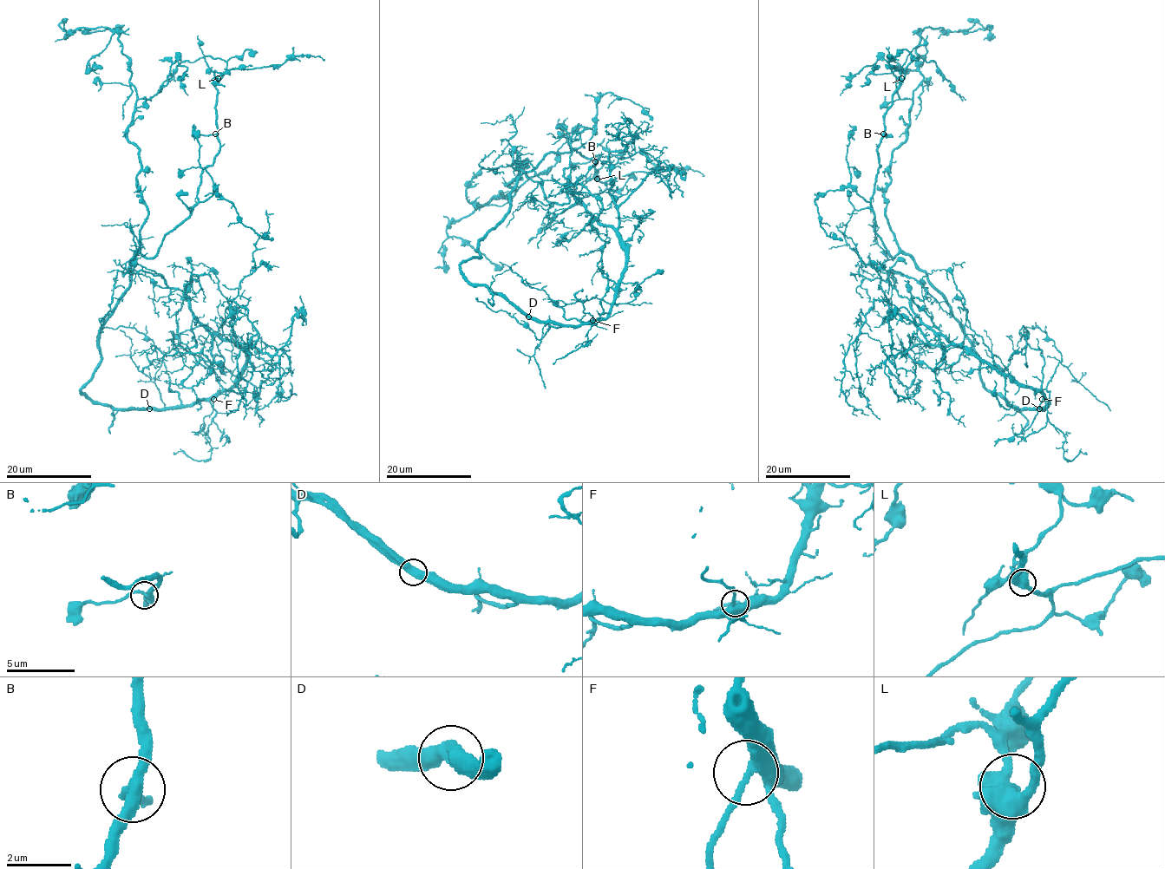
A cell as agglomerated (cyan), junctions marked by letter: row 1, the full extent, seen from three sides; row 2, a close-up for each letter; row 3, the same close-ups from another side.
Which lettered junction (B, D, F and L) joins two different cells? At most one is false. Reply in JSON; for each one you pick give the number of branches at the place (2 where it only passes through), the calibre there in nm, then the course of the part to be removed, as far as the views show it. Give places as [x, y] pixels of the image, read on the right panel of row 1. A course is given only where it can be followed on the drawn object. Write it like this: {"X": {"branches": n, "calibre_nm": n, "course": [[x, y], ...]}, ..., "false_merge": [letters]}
{"false_merge": []}

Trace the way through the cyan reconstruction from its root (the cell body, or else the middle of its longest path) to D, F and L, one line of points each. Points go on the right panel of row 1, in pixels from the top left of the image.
D: (985, 388), (996, 392), (1014, 408), (1039, 408)
F: (985, 388), (996, 392), (1008, 403), (1018, 408), (1043, 408), (1047, 401), (1042, 399)
L: (985, 388), (979, 355), (946, 299), (909, 255), (893, 258), (874, 231), (878, 144), (901, 78)

